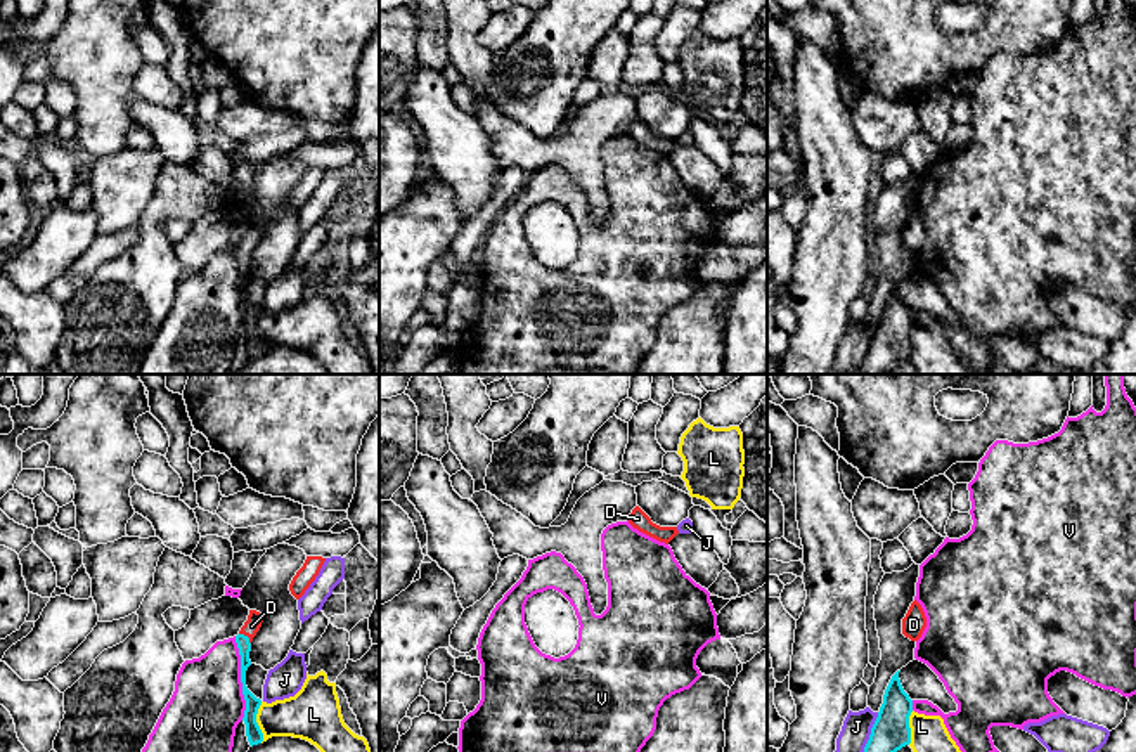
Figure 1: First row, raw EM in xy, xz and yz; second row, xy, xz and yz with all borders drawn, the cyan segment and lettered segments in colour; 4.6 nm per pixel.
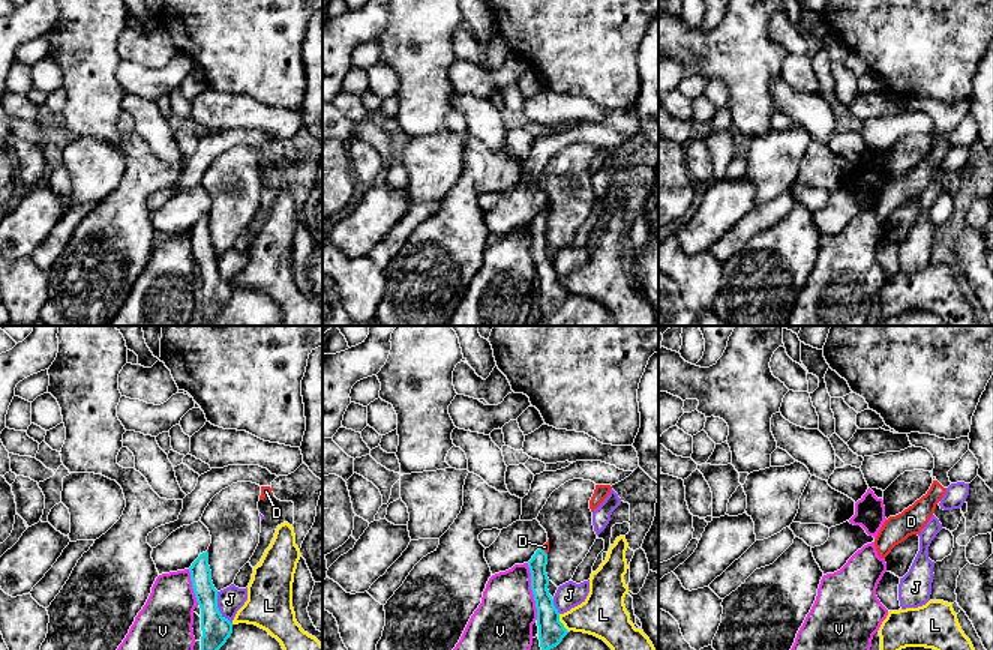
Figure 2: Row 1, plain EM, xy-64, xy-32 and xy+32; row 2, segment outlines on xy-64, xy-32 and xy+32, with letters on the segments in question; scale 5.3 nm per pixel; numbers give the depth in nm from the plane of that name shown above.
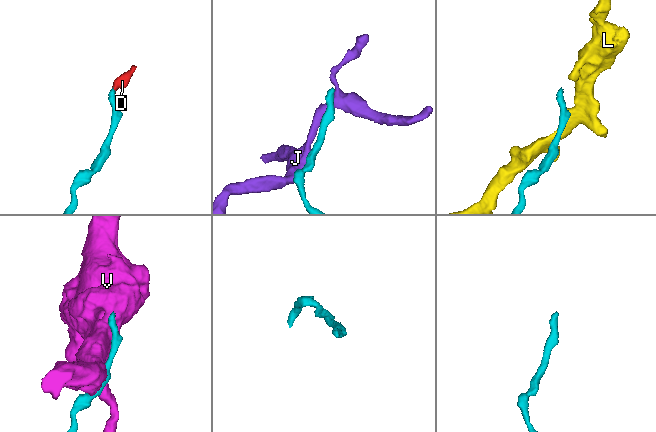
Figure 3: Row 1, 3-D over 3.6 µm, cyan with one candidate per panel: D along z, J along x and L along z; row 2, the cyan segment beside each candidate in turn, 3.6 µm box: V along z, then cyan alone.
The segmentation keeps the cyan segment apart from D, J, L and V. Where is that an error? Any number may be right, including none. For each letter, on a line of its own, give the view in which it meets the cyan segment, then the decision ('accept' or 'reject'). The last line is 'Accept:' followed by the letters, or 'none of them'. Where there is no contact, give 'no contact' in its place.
D: contact in xy; accept
J: contact in yz; reject
L: contact in xy; reject
V: contact in xy; reject
Accept: D

